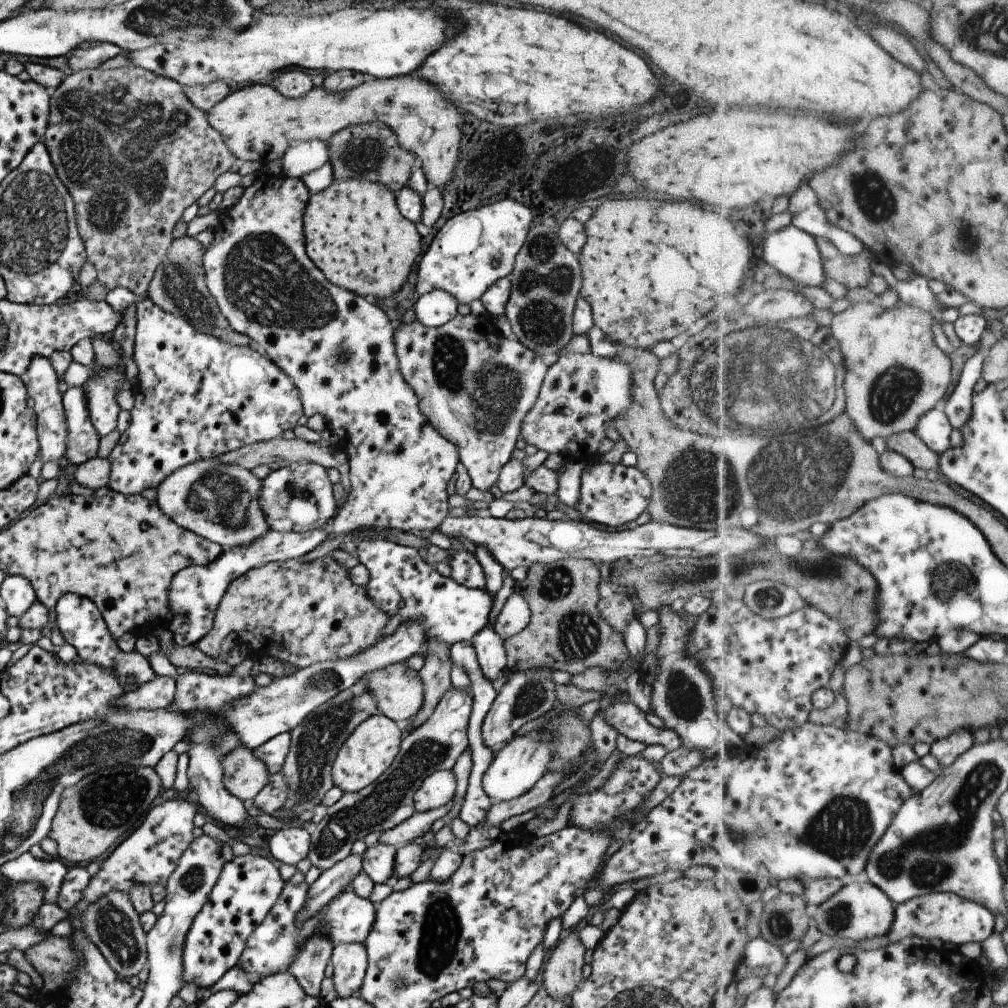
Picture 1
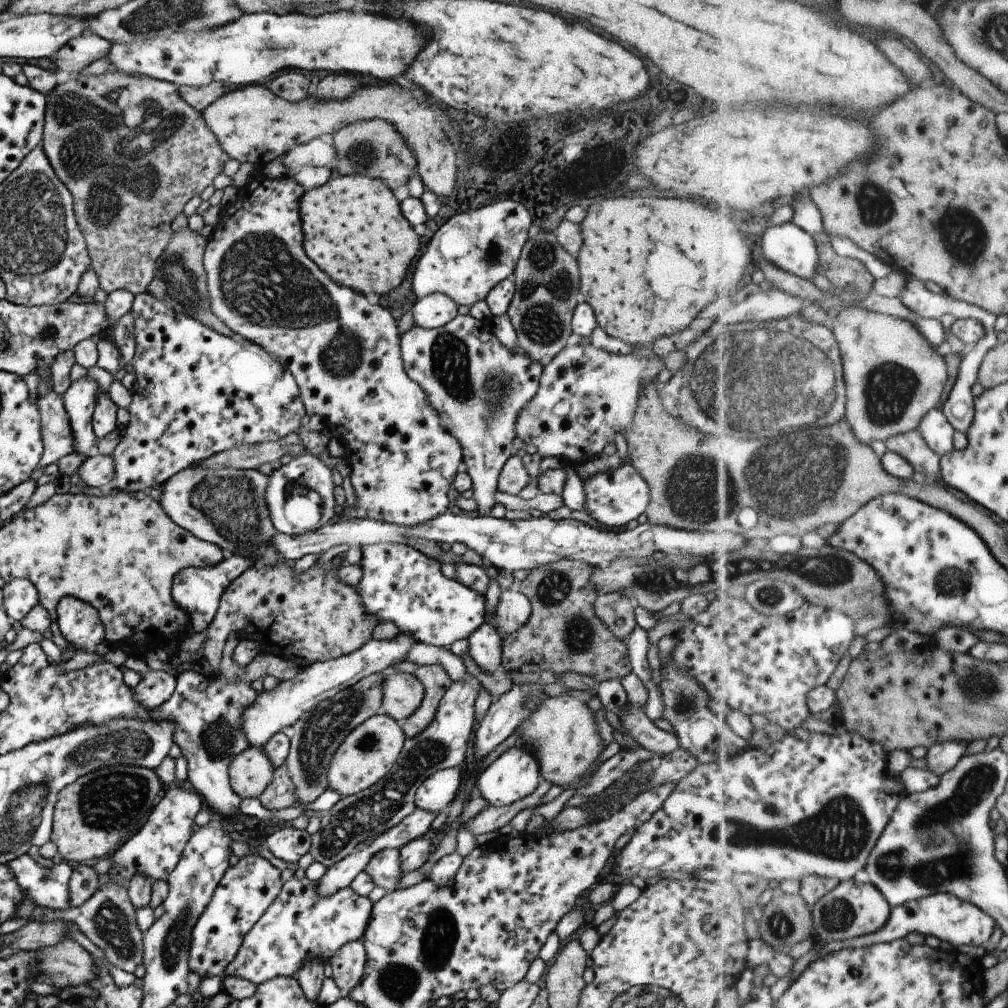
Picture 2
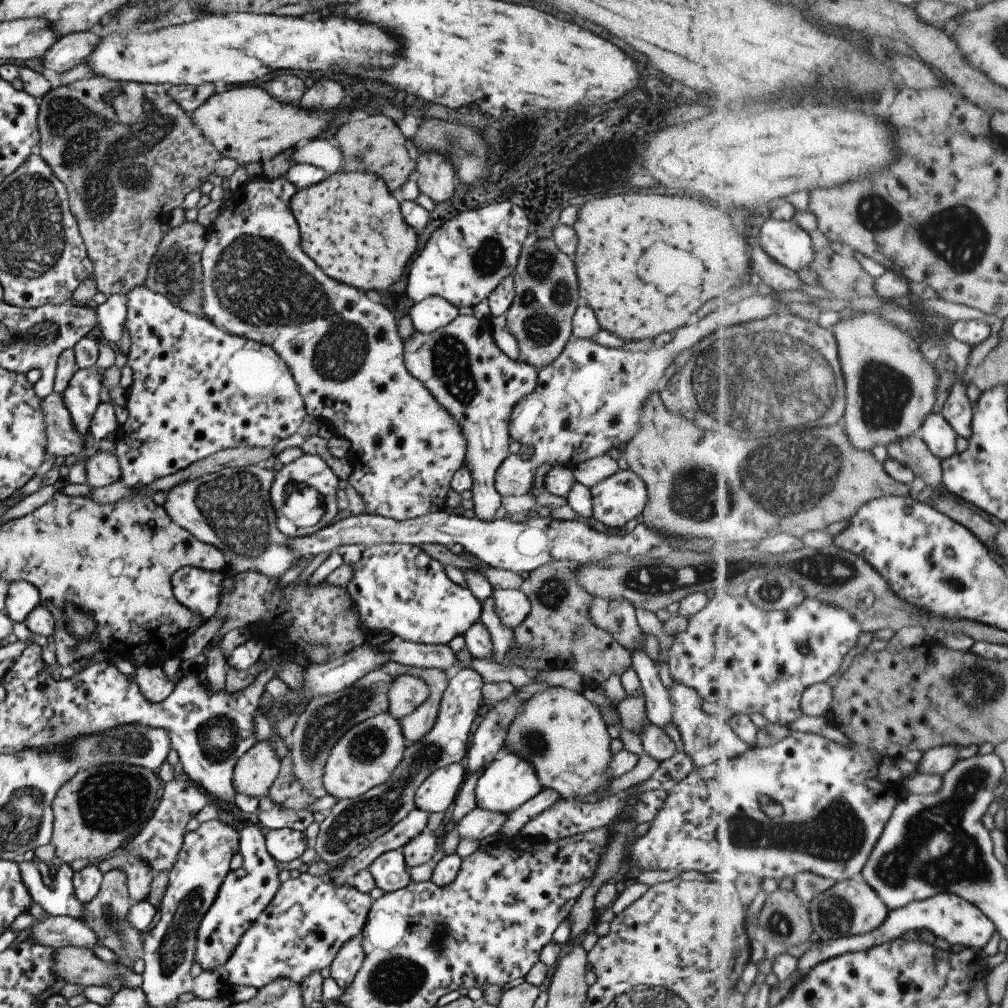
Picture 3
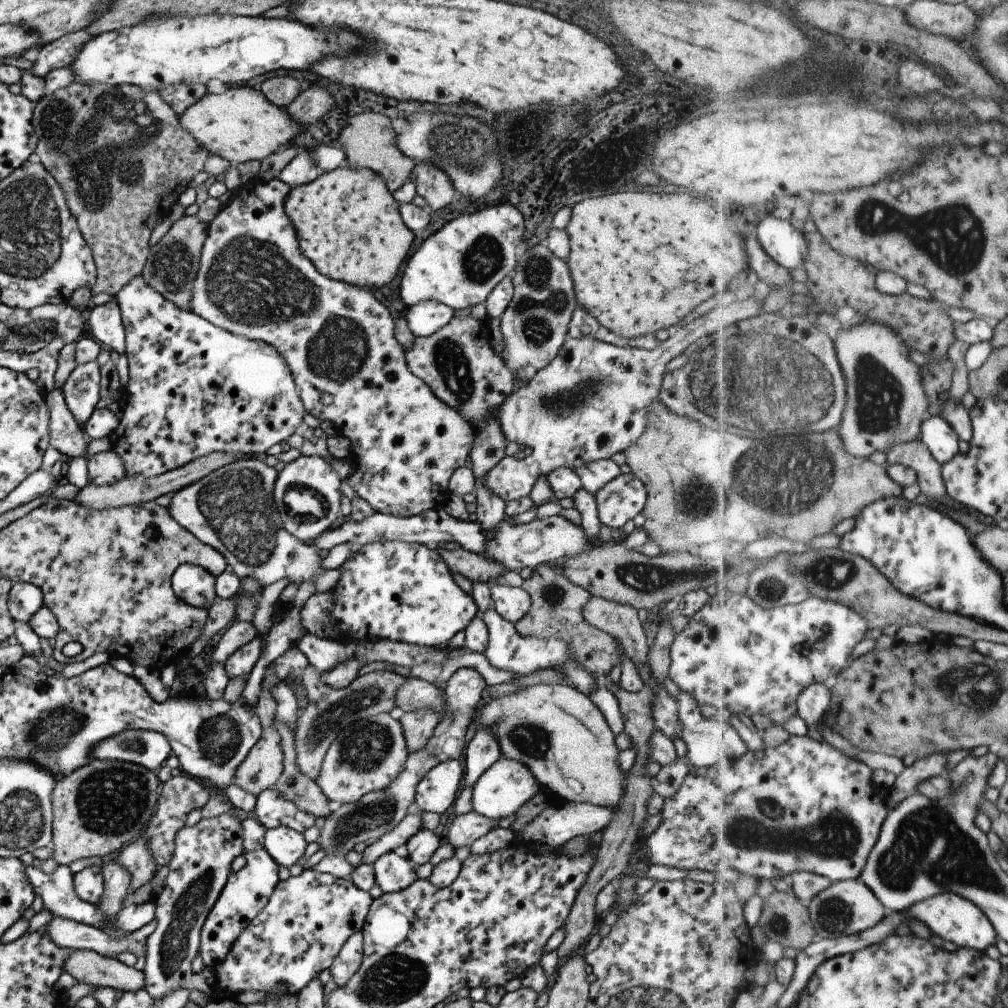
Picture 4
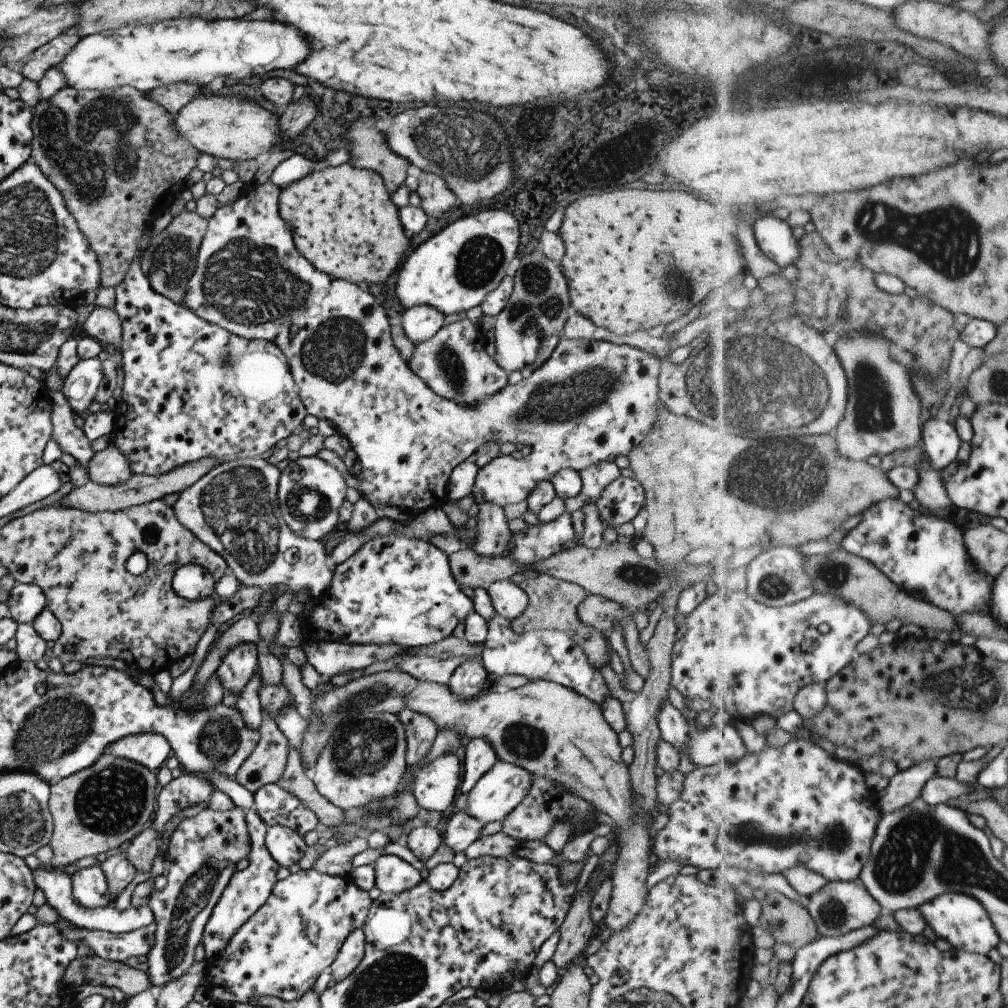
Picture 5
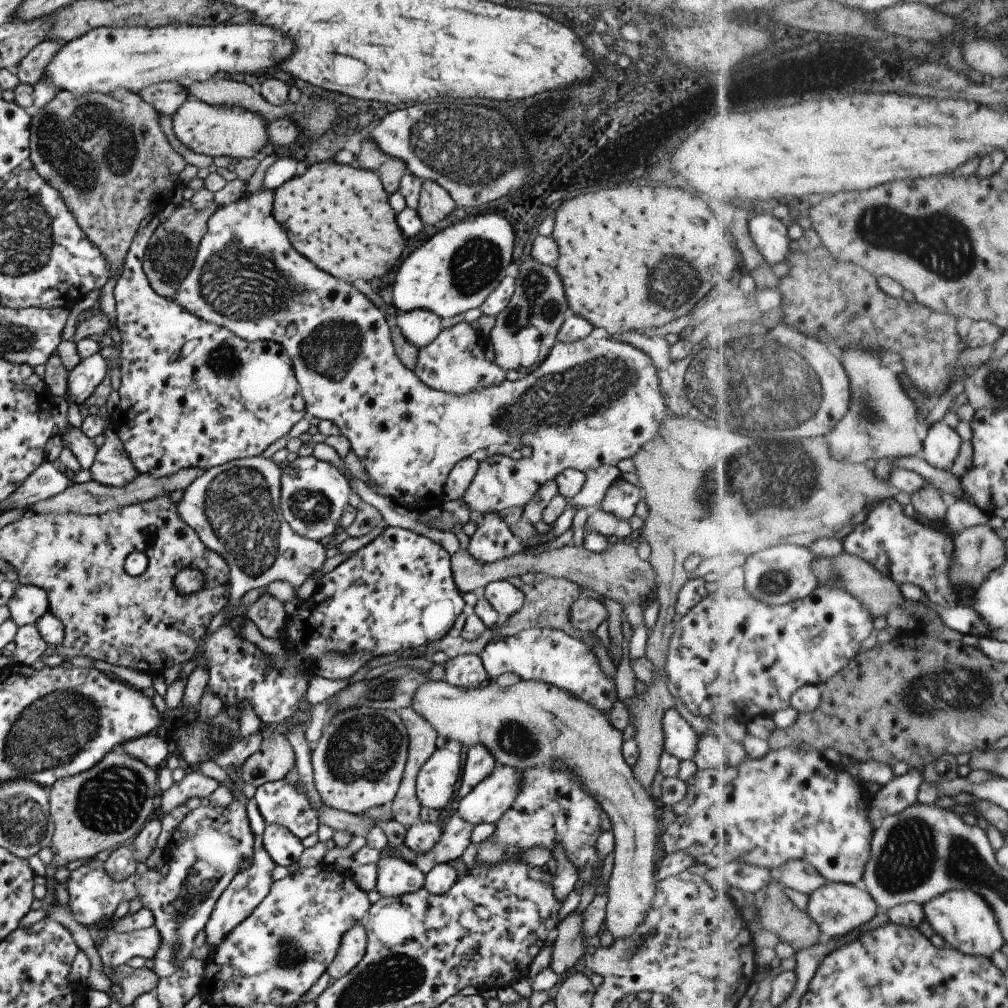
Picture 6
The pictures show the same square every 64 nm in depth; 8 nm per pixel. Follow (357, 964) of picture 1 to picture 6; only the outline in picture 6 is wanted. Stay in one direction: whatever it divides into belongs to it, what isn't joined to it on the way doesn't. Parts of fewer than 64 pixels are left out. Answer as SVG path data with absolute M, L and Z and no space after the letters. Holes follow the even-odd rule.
M355 923L346 933L343 933L337 952L325 972L331 981L347 974L360 960L366 949L366 934L364 928Z

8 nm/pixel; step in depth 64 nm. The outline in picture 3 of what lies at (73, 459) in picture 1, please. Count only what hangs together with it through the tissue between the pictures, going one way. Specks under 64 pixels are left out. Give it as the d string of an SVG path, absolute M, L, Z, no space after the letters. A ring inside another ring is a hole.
M93 366L88 369L77 369L69 379L67 388L62 392L62 401L70 414L72 425L76 428L78 435L83 439L83 444L89 446L92 443L88 434L89 421L93 411L97 408L99 401L99 389L101 388L99 370Z

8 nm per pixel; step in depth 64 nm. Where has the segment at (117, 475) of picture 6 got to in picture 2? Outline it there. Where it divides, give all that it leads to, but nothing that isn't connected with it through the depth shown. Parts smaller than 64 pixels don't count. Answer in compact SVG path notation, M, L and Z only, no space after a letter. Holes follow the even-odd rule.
M95 455L83 460L79 465L76 475L81 485L96 486L107 489L111 486L114 473L114 464L110 456Z

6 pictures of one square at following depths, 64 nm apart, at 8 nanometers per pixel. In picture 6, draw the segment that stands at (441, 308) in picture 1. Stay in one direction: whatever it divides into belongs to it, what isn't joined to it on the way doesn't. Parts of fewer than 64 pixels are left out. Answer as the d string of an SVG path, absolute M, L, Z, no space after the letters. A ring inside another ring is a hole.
M427 309L397 312L396 326L403 338L417 349L428 345L442 329L441 319Z

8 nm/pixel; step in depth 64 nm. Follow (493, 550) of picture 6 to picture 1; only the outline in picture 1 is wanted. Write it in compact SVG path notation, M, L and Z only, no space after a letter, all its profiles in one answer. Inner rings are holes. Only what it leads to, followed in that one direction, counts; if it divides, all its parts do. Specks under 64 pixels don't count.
M457 313L438 327L426 327L415 320L407 324L399 322L393 330L398 369L418 398L419 412L455 446L458 461L465 466L472 486L488 491L496 482L500 468L510 459L513 445L521 437L522 420L536 401L548 366L512 335L501 336L488 317Z

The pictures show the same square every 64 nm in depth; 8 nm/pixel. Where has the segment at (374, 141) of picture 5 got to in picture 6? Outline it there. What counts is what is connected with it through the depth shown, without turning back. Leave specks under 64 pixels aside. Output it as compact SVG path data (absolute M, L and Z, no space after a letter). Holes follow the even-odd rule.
M369 138L360 140L359 154L354 156L353 165L360 169L369 169L379 178L388 195L398 189L398 182L404 175L406 164L381 152L381 149Z

